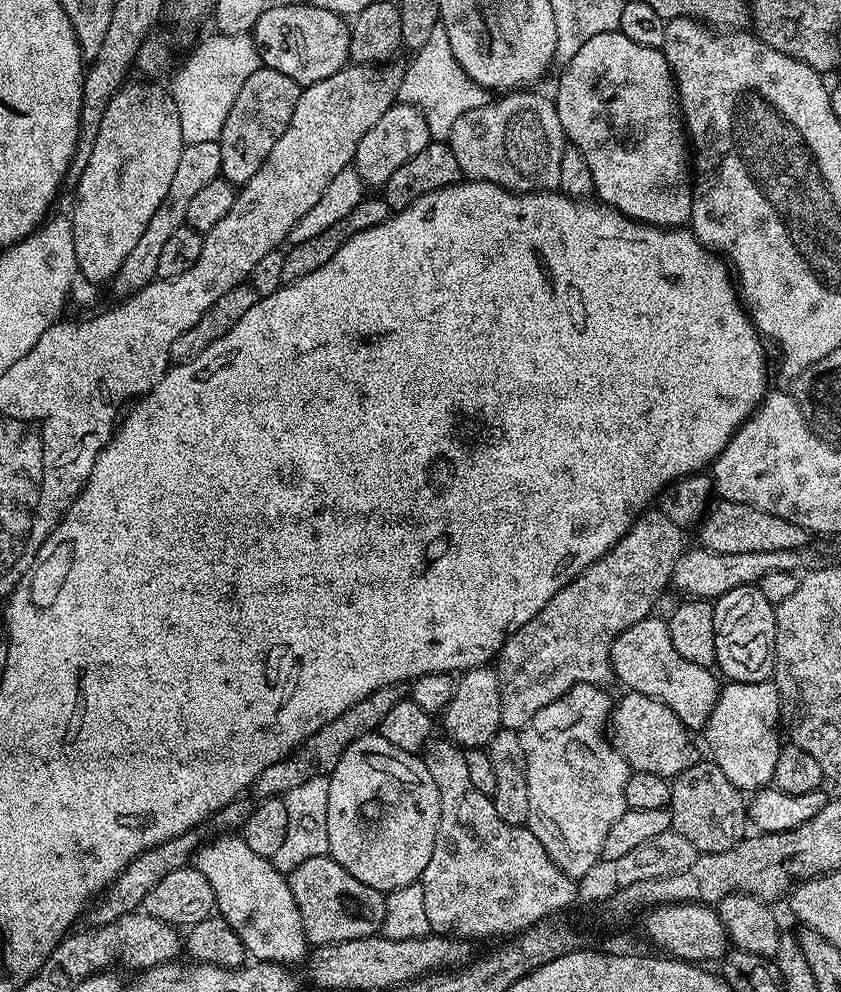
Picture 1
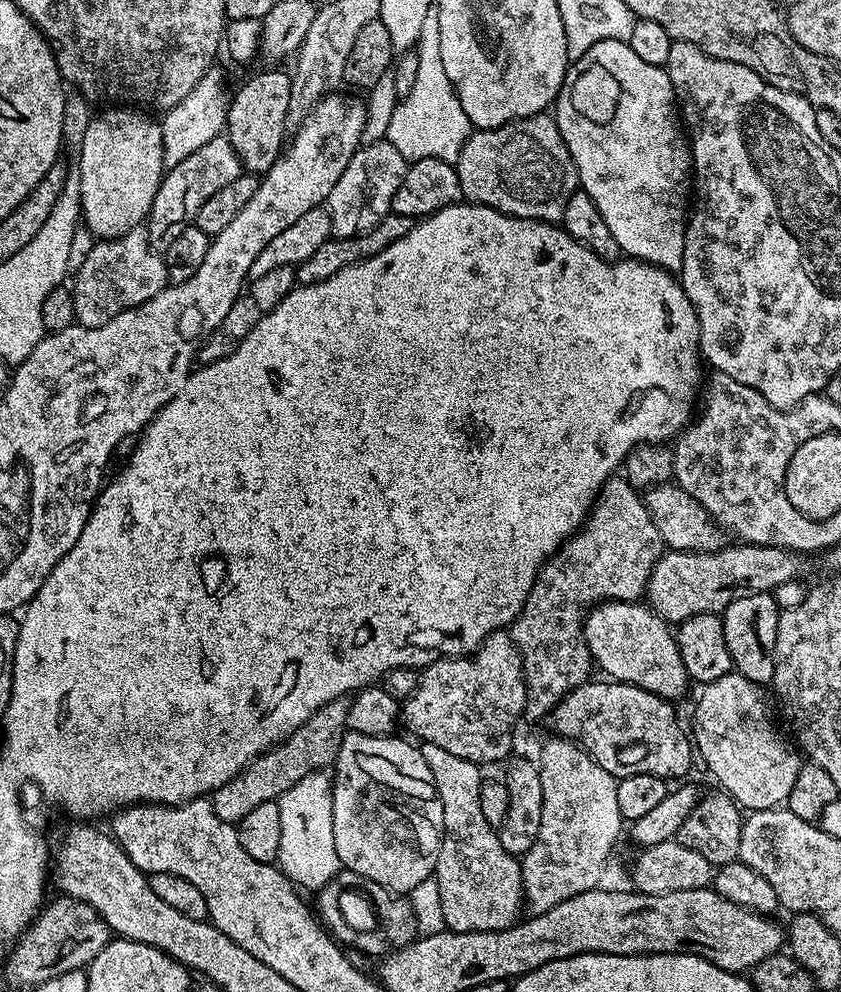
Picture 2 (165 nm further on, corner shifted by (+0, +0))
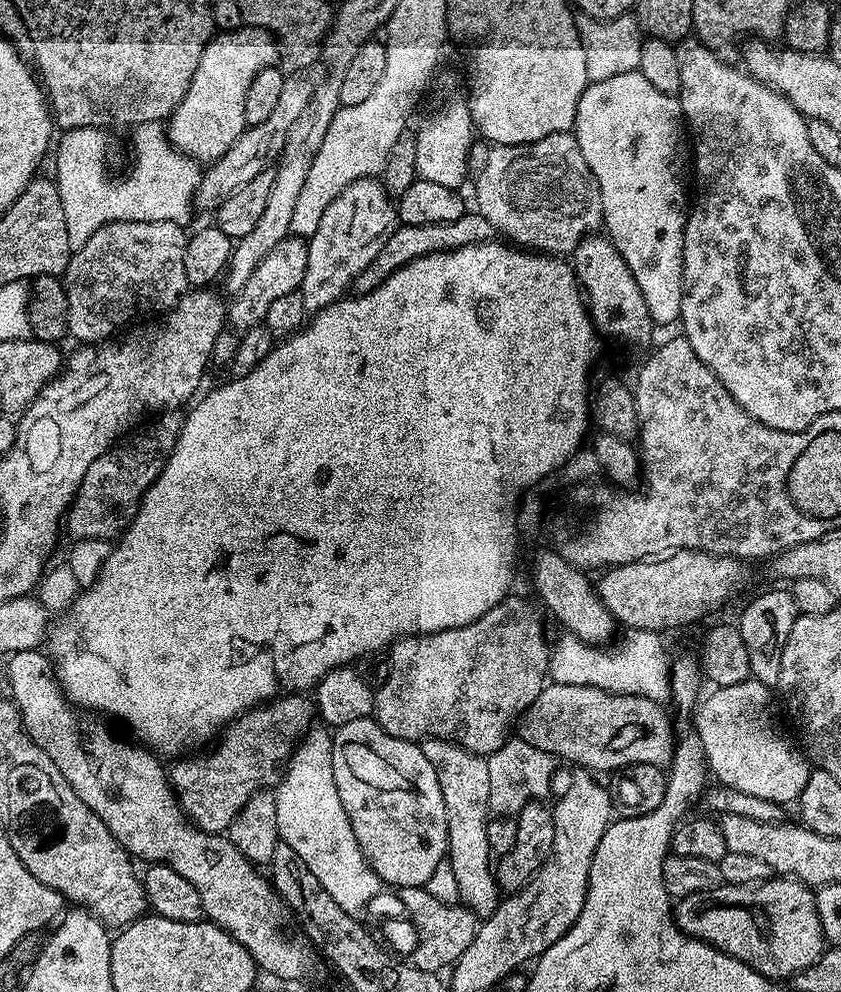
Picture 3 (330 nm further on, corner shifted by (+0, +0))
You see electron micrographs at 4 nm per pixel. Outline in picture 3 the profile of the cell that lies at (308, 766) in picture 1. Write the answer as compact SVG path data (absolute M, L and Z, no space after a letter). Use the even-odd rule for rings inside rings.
M284 694L255 708L223 729L216 752L205 760L180 758L170 768L170 783L189 820L204 832L227 833L234 818L256 792L272 790L284 778L284 771L296 745L313 727L317 715L313 697L308 694Z

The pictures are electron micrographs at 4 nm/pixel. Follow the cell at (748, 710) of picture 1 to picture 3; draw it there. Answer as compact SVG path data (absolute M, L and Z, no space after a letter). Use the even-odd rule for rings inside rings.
M751 678L738 682L738 686L722 686L721 688L713 687L712 693L708 697L699 701L698 707L695 709L696 728L694 728L694 735L702 742L702 750L704 751L704 758L708 761L708 766L713 777L717 776L719 783L726 788L733 788L734 790L742 790L742 794L754 794L754 798L766 798L773 800L776 804L781 806L788 806L788 803L799 801L802 794L802 786L806 786L806 778L810 771L809 761L806 759L803 751L795 743L792 744L784 737L784 732L780 729L780 724L776 721L776 712L772 709L772 692L773 689L767 684L758 682Z

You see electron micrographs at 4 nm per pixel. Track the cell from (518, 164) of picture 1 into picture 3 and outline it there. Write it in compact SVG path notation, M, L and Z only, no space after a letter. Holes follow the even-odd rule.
M571 131L551 132L546 138L538 138L538 142L529 144L498 144L489 147L486 164L482 166L480 172L475 173L474 180L476 180L475 211L479 212L482 218L486 218L486 222L490 222L493 233L500 235L501 232L502 235L509 236L509 238L504 238L511 241L513 245L523 246L525 249L535 250L540 254L571 254L578 246L578 242L582 242L585 236L595 233L603 225L604 215L602 214L598 182L594 178L590 166L586 166L586 158L582 158L582 150L578 150L578 142Z

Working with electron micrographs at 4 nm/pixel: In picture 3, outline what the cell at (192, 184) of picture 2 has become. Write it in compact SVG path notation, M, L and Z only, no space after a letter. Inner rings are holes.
M289 75L285 79L282 95L278 97L278 106L274 106L274 114L270 114L266 122L245 127L244 133L229 146L226 152L201 171L194 197L197 209L215 210L227 196L234 194L234 190L246 186L250 178L258 178L258 174L269 167L268 159L272 159L272 162L279 161L290 128L298 122L298 118L302 118L302 110L306 110L310 102L313 87L313 81L308 81L304 76Z

